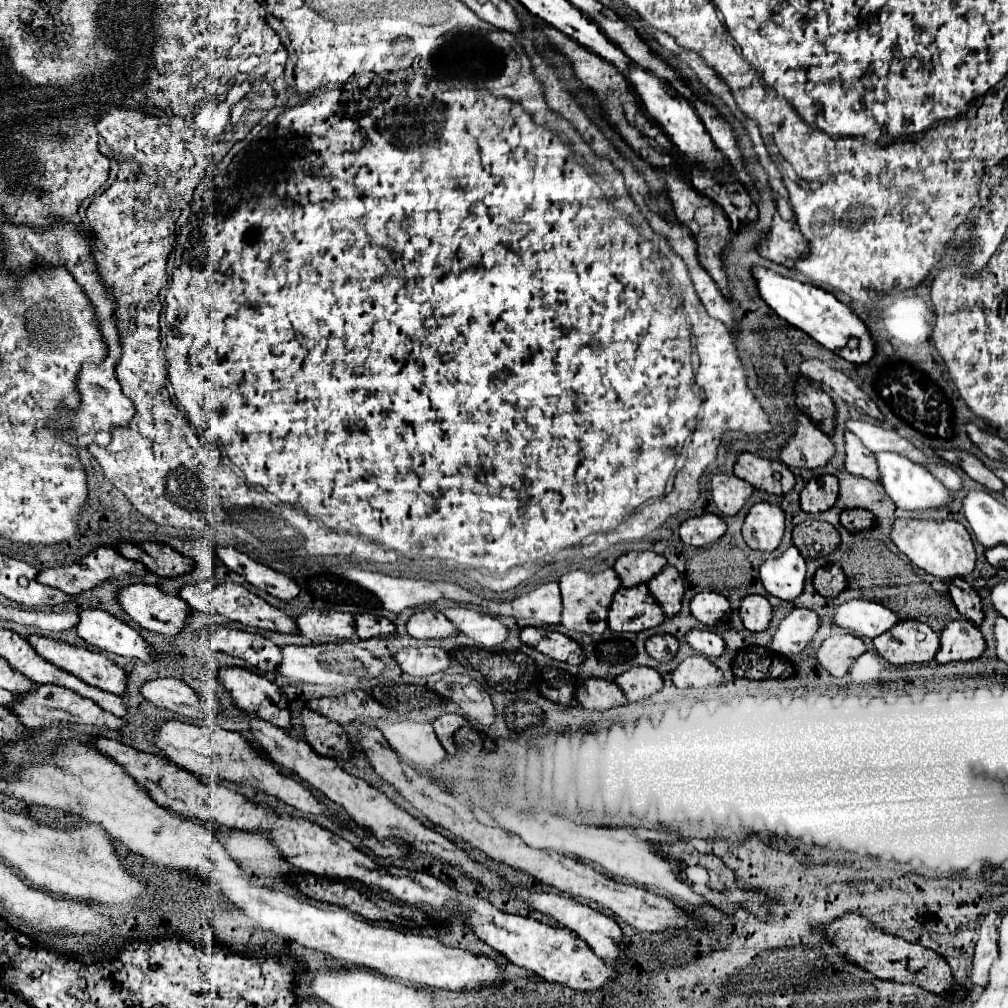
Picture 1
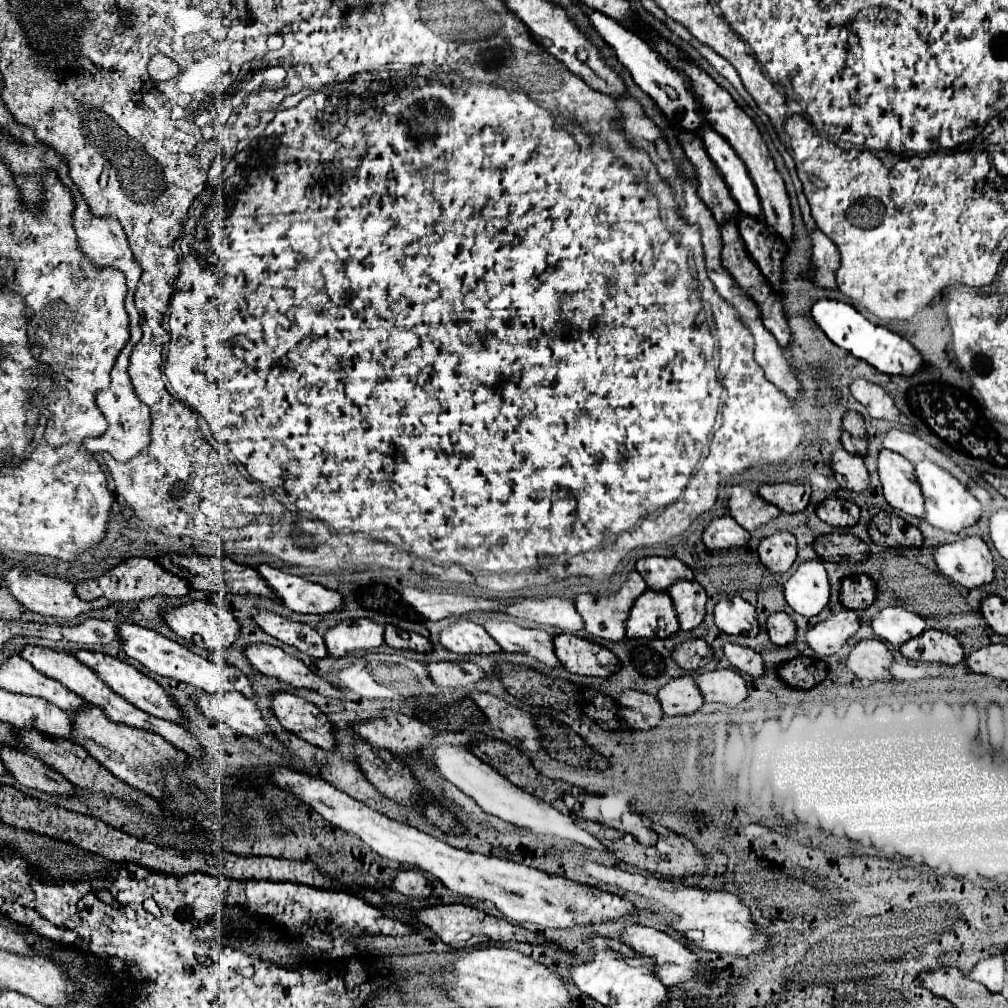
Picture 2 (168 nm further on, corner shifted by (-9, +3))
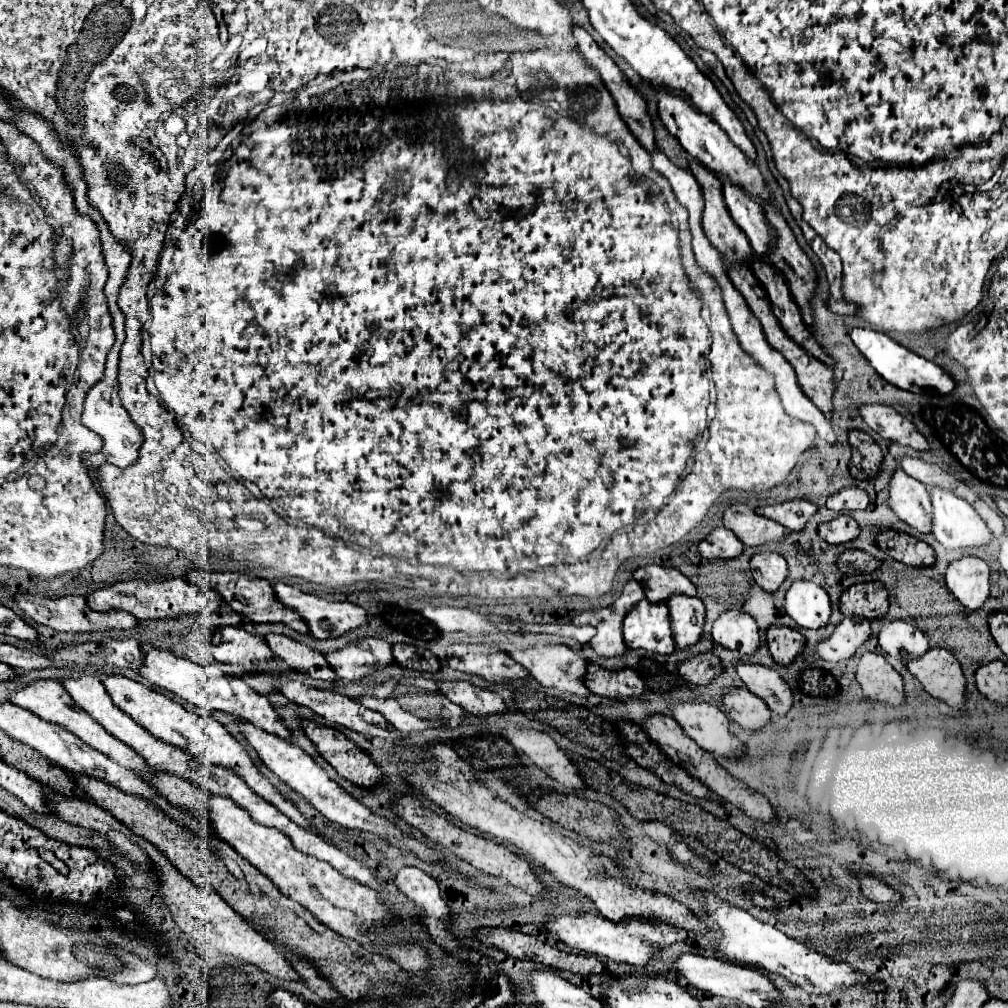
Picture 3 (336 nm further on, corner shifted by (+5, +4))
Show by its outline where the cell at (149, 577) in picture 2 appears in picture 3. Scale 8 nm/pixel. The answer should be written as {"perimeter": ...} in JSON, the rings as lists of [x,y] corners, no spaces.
{"perimeter":[[[168,577],[168,579],[160,579],[160,581],[132,579],[132,581],[112,583],[108,587],[102,587],[102,589],[88,593],[86,601],[96,611],[120,609],[120,611],[128,611],[136,619],[162,619],[162,617],[176,617],[180,613],[212,613],[212,611],[218,611],[222,597],[214,591],[202,593],[196,585],[188,583],[182,577]]]}

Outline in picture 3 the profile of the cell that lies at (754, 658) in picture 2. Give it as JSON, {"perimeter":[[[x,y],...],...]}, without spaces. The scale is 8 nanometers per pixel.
{"perimeter":[[[736,661],[736,673],[746,683],[748,691],[760,697],[774,713],[784,715],[792,705],[792,691],[780,675],[764,665]]]}

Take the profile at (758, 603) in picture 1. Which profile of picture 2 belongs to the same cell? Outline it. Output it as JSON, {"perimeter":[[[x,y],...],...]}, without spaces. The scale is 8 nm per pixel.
{"perimeter":[[[776,612],[768,618],[768,634],[776,646],[788,646],[796,640],[796,624],[786,612]]]}

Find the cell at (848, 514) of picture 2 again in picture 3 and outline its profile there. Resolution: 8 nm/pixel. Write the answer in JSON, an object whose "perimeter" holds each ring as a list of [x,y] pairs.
{"perimeter":[[[844,513],[818,527],[818,535],[828,543],[846,543],[846,541],[852,541],[858,533],[860,533],[858,523]]]}

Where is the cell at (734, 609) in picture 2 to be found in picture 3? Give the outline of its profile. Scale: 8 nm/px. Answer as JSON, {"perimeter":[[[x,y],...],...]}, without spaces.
{"perimeter":[[[724,611],[712,625],[712,639],[728,649],[742,647],[742,653],[754,653],[760,645],[756,621],[742,611]]]}

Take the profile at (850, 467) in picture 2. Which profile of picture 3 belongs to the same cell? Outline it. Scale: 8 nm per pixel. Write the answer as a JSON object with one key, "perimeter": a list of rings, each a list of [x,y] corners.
{"perimeter":[[[848,485],[840,491],[840,497],[844,499],[846,509],[866,509],[868,507],[868,495],[860,487]]]}

